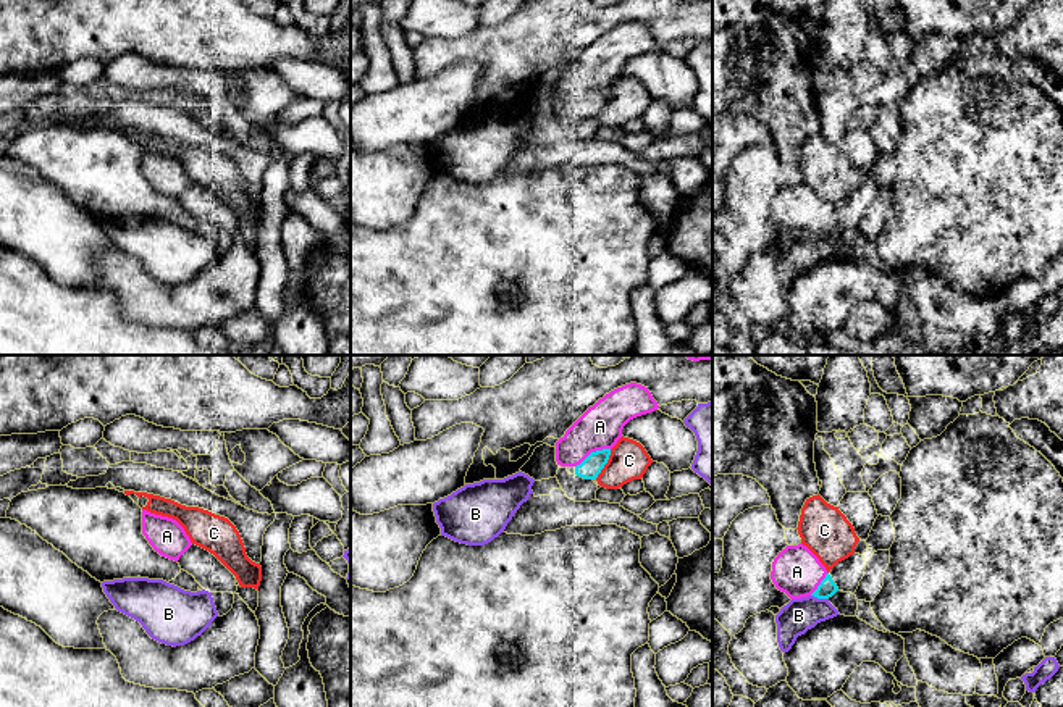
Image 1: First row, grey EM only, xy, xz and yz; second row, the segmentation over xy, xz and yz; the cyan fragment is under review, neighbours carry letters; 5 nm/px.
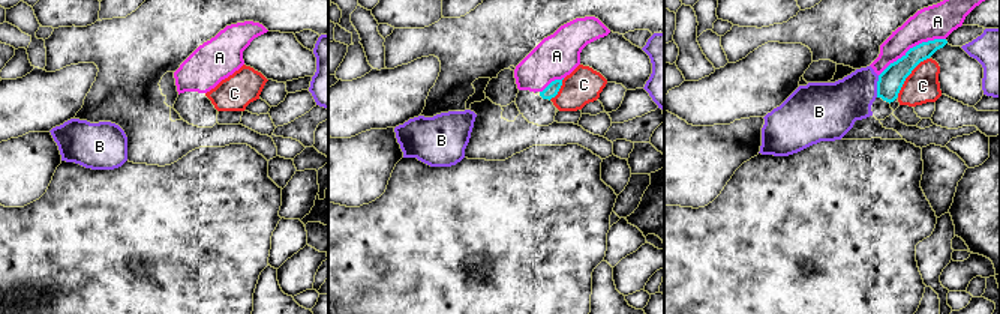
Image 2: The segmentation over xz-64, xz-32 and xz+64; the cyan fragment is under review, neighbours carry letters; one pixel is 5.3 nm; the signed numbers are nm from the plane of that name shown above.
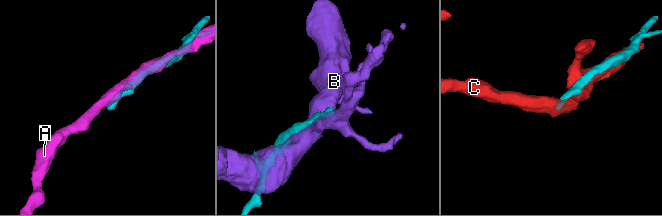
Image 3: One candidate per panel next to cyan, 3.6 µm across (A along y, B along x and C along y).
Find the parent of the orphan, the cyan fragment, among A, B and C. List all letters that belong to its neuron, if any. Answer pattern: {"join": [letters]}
{"join": []}

